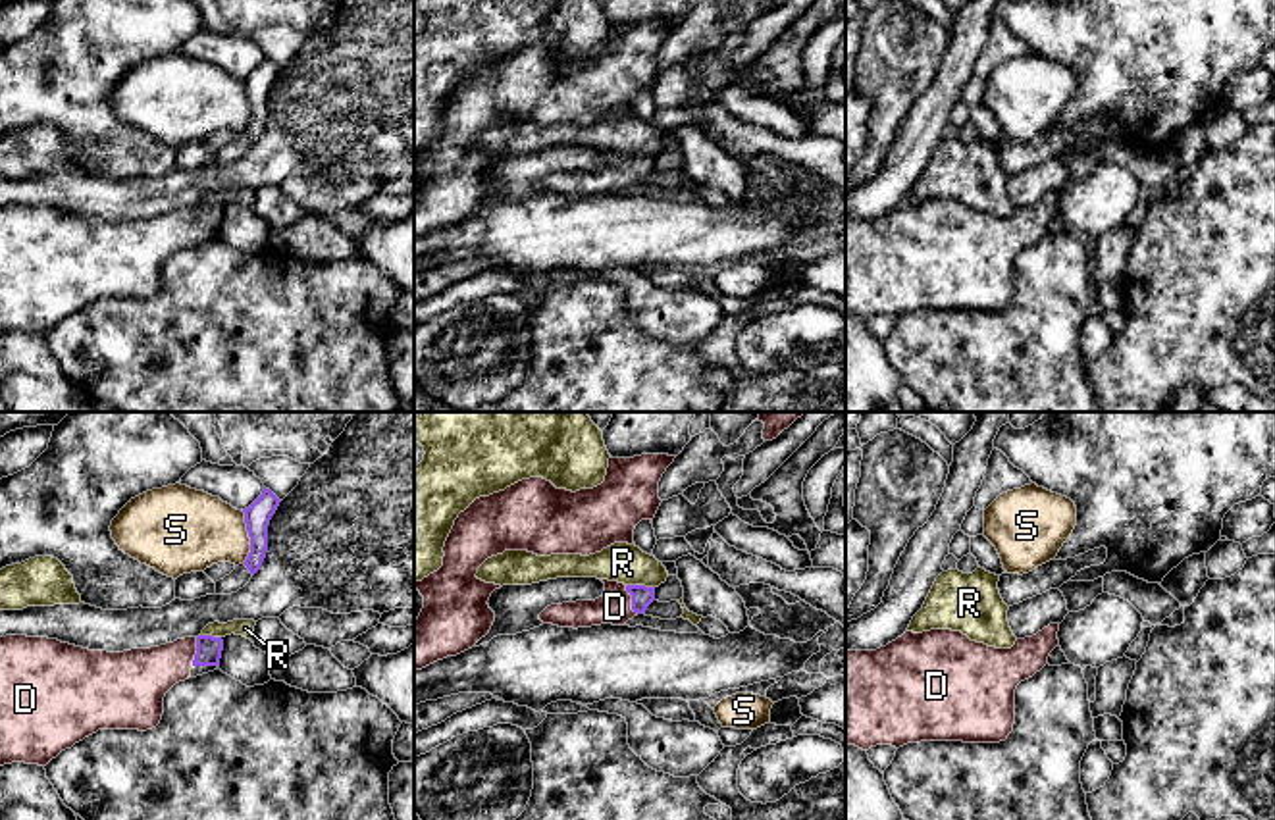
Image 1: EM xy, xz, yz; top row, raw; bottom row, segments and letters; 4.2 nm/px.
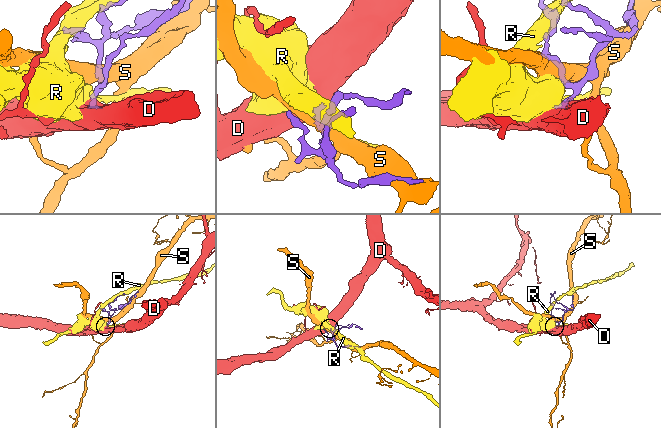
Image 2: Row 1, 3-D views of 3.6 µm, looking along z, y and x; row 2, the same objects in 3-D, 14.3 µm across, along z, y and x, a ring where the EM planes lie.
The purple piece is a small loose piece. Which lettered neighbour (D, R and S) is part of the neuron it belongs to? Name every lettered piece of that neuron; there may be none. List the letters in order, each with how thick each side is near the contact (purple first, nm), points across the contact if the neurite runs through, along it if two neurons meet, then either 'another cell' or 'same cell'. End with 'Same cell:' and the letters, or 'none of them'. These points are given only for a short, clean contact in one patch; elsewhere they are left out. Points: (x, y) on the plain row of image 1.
D: 90/140 nm | across xz (642, 166), (632, 170), (623, 170), (615, 176) | same cell
R: 90/170 nm | another cell
S: 110/340 nm | another cell
Same cell: D

